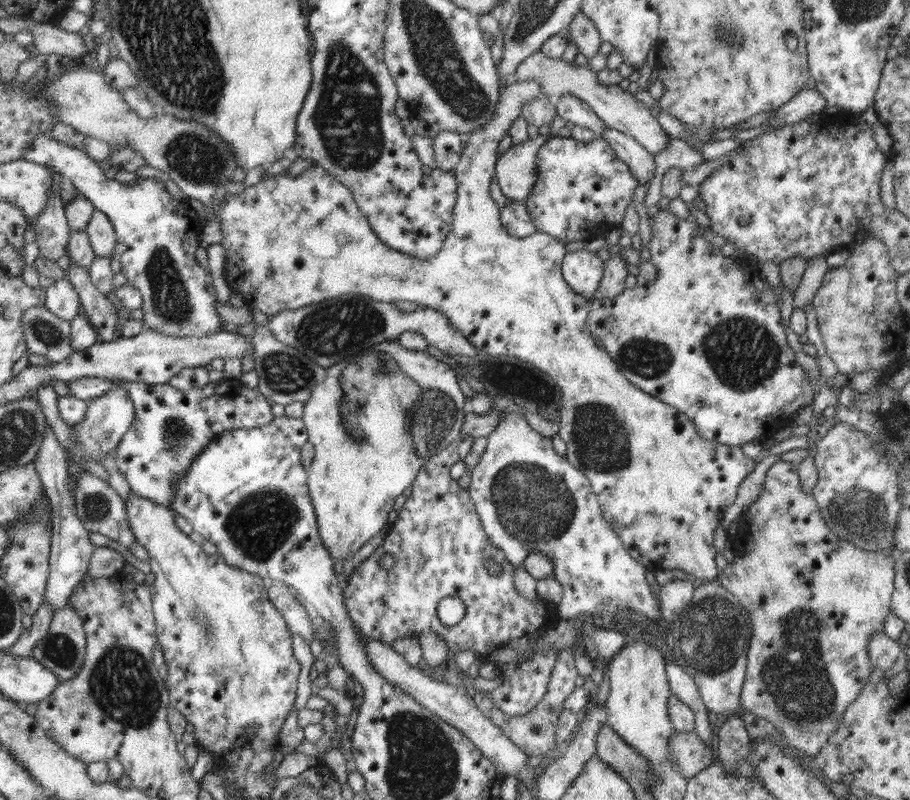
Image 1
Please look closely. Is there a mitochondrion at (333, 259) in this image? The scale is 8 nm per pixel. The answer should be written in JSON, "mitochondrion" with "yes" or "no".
{"mitochondrion":"no"}

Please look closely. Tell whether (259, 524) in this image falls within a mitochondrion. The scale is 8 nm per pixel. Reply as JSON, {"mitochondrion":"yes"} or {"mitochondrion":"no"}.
{"mitochondrion":"yes"}

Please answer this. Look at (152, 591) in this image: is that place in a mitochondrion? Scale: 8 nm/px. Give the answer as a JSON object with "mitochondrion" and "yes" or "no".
{"mitochondrion":"no"}

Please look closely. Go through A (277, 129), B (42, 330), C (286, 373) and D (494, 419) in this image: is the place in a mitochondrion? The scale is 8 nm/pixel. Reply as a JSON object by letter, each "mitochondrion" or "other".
{"A":"other","B":"mitochondrion","C":"mitochondrion","D":"other"}

